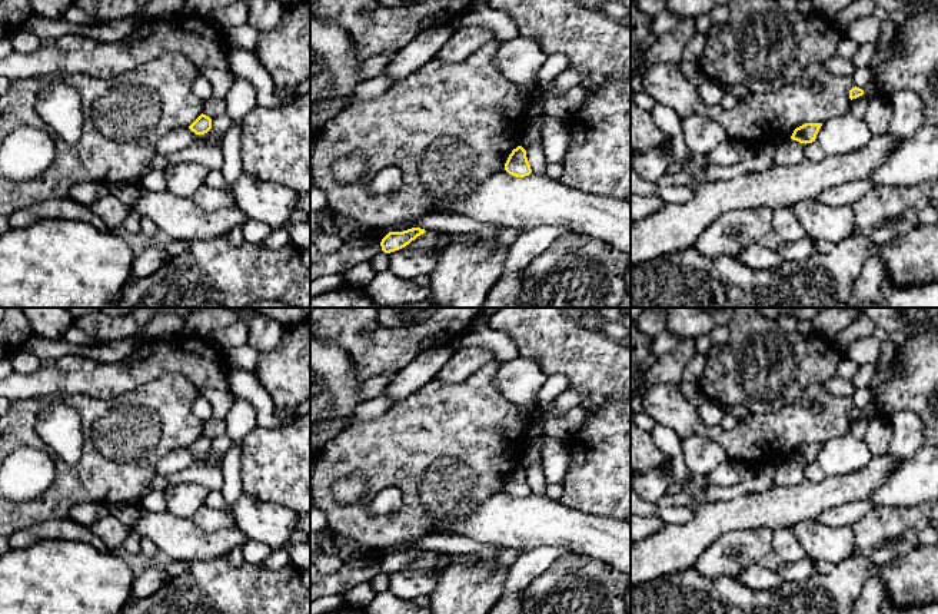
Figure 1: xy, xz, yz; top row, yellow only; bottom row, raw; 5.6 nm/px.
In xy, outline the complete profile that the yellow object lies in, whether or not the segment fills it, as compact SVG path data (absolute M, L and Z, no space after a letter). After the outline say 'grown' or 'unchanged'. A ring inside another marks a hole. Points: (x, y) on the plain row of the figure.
M202 434L189 449L196 455L204 455L212 449L212 439Z; unchanged

